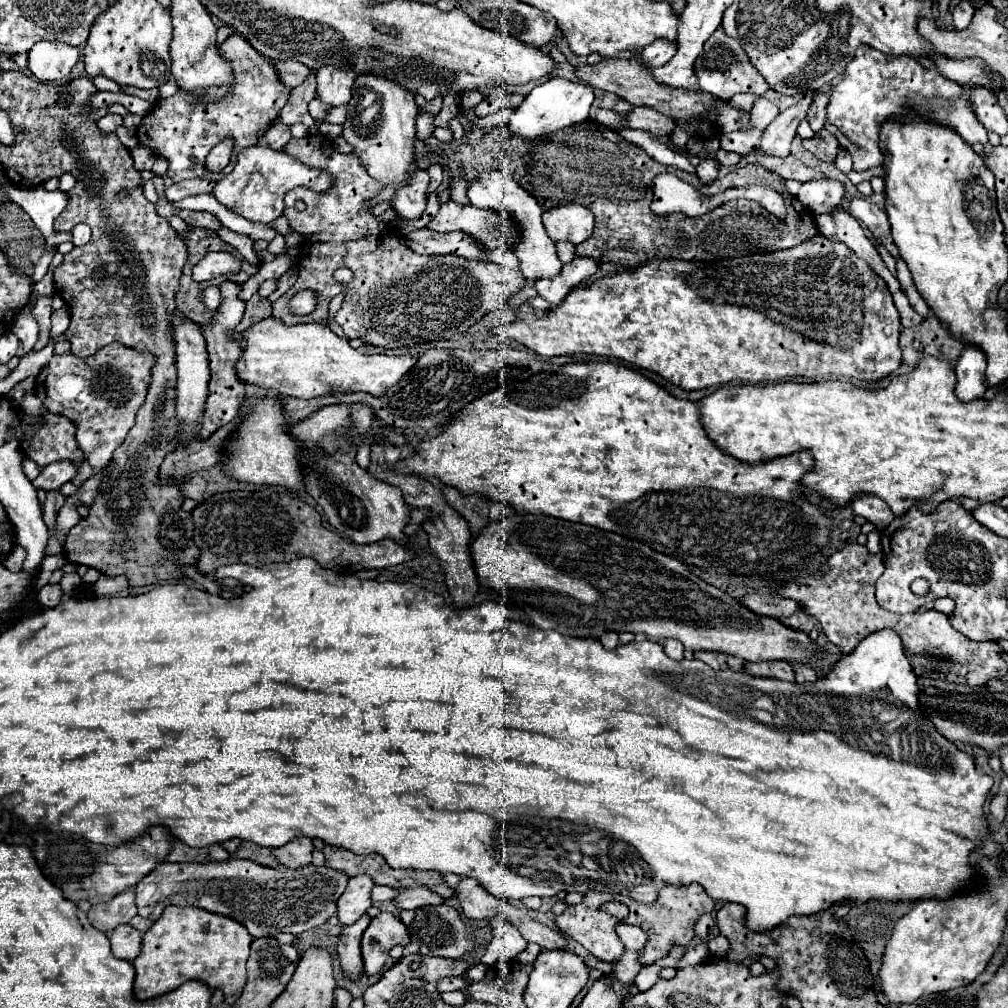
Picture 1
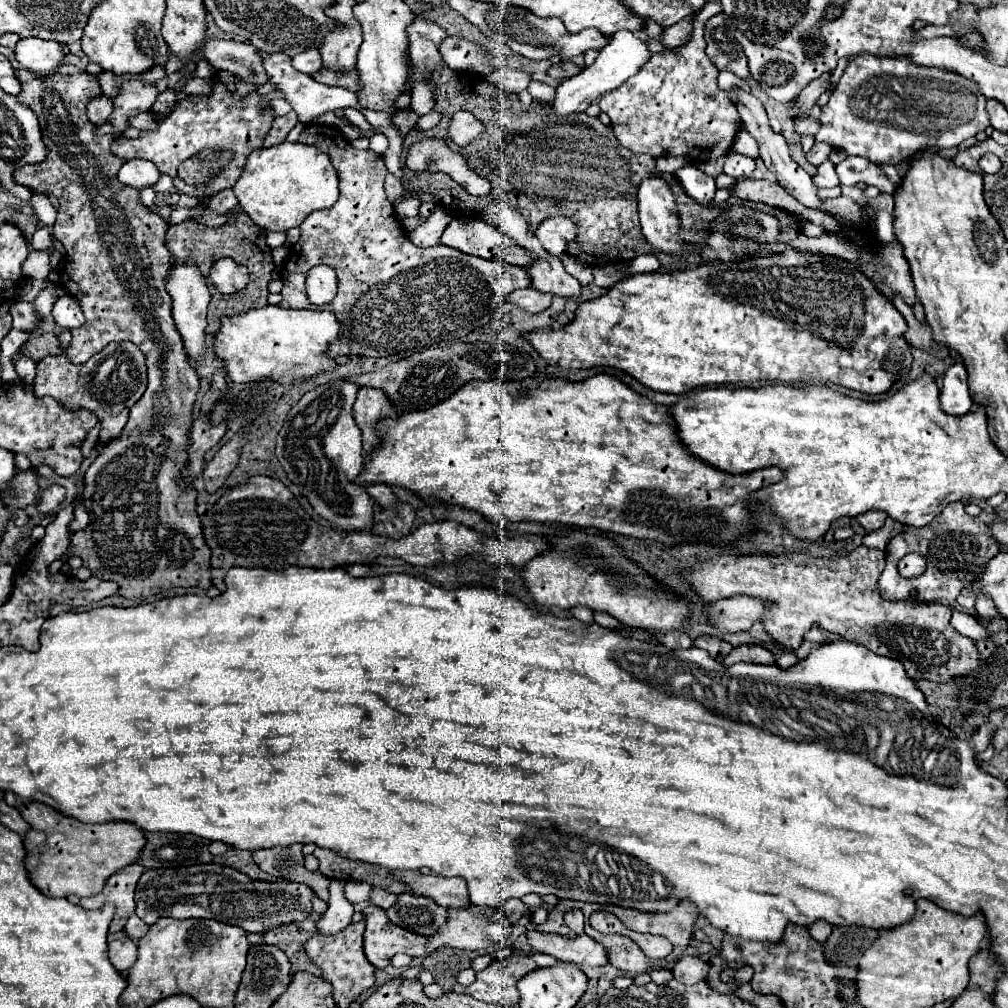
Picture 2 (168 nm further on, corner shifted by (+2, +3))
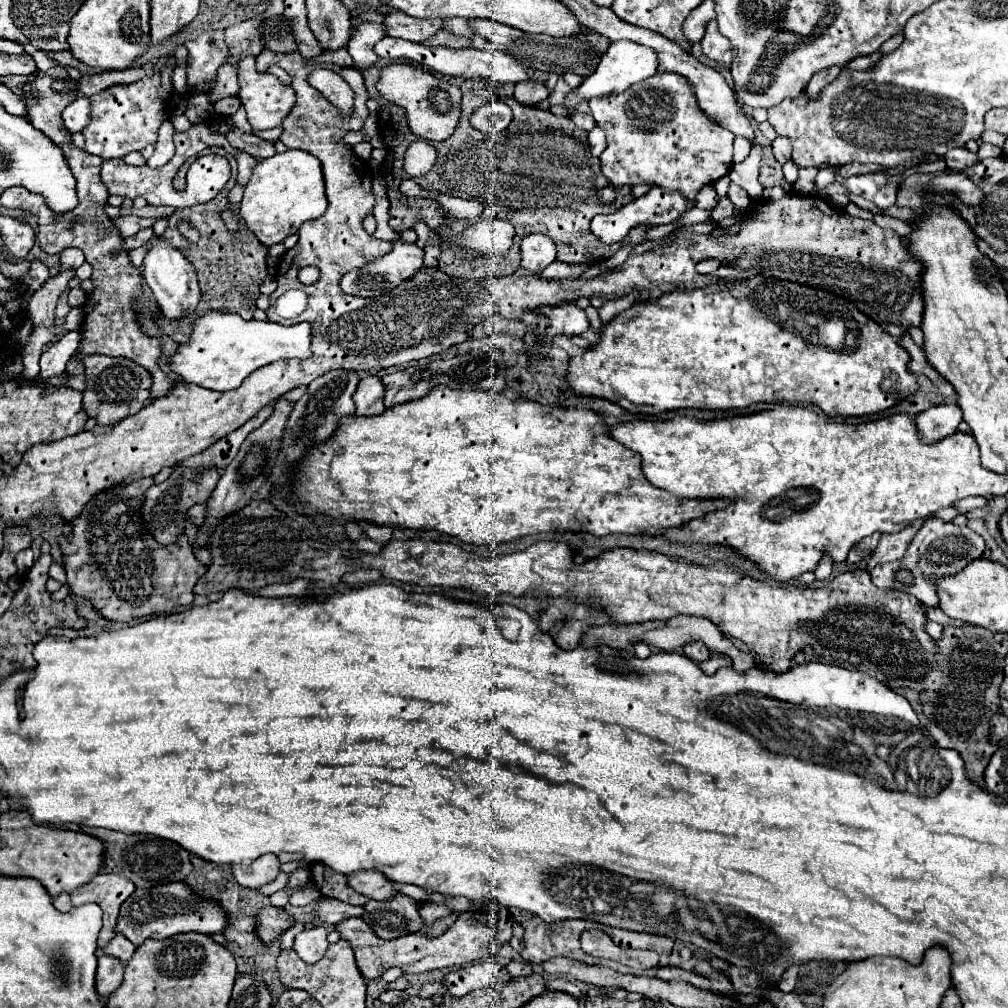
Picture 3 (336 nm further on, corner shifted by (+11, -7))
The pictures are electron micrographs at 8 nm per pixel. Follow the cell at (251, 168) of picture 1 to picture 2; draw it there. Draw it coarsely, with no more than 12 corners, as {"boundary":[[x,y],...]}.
{"boundary":[[300,142],[250,152],[232,190],[264,230],[338,200],[328,154]]}

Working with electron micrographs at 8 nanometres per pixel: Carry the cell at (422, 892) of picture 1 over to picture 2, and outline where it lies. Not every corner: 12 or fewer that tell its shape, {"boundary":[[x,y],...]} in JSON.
{"boundary":[[374,888],[370,902],[388,910],[396,904],[398,894]]}

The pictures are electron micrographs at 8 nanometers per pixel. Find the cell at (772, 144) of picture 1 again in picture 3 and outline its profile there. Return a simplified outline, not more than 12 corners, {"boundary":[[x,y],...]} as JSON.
{"boundary":[[841,68],[819,70],[807,86],[809,96],[833,82]]}

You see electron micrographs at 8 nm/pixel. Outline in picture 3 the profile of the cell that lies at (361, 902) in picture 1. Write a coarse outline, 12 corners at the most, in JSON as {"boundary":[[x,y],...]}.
{"boundary":[[327,928],[303,930],[293,950],[307,964],[327,952]]}

